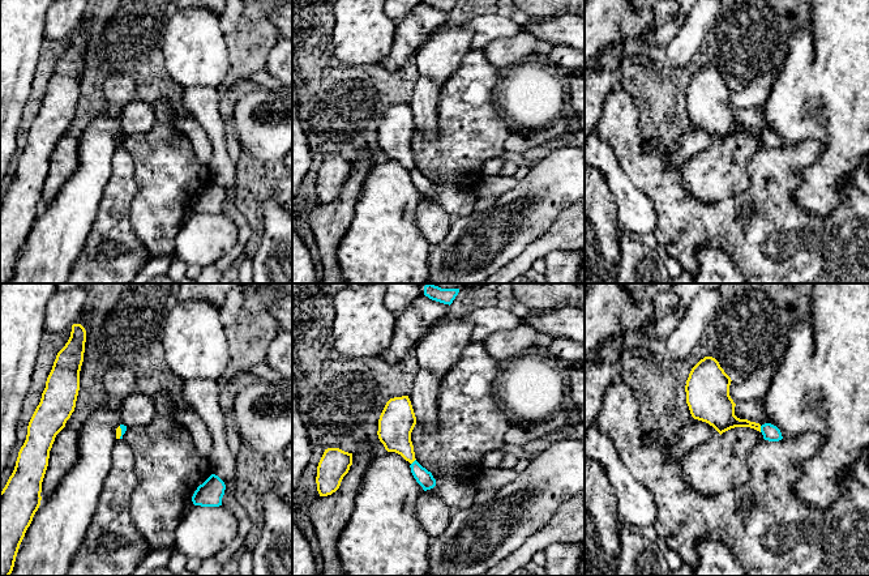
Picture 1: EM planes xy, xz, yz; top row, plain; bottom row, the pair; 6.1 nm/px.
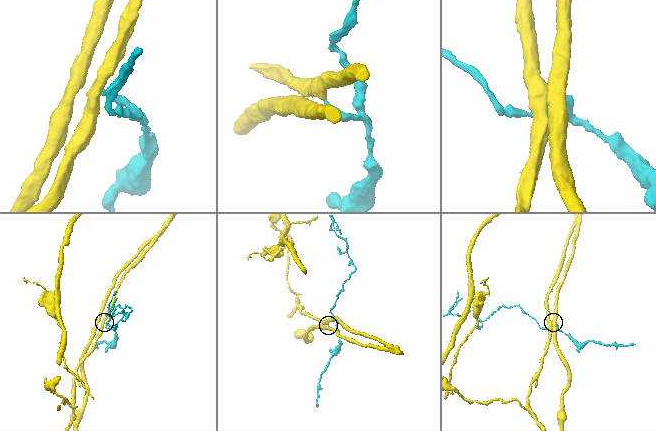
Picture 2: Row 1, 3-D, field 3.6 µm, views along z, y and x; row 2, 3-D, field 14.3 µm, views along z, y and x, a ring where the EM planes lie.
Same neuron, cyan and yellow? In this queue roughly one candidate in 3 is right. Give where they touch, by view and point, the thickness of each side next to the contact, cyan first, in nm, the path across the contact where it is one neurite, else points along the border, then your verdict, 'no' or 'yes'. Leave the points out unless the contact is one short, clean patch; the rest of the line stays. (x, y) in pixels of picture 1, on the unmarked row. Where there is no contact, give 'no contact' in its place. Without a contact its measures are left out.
contact yz (761, 136); calibres 100 and 160 nm; border yz (760, 133), (761, 139); no

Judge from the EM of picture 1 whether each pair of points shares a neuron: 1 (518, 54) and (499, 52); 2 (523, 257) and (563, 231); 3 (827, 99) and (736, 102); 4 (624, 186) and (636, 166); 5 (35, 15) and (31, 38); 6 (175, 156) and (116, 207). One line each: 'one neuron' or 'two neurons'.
1: one neuron
2: one neuron
3: two neurons
4: two neurons
5: one neuron
6: two neurons

